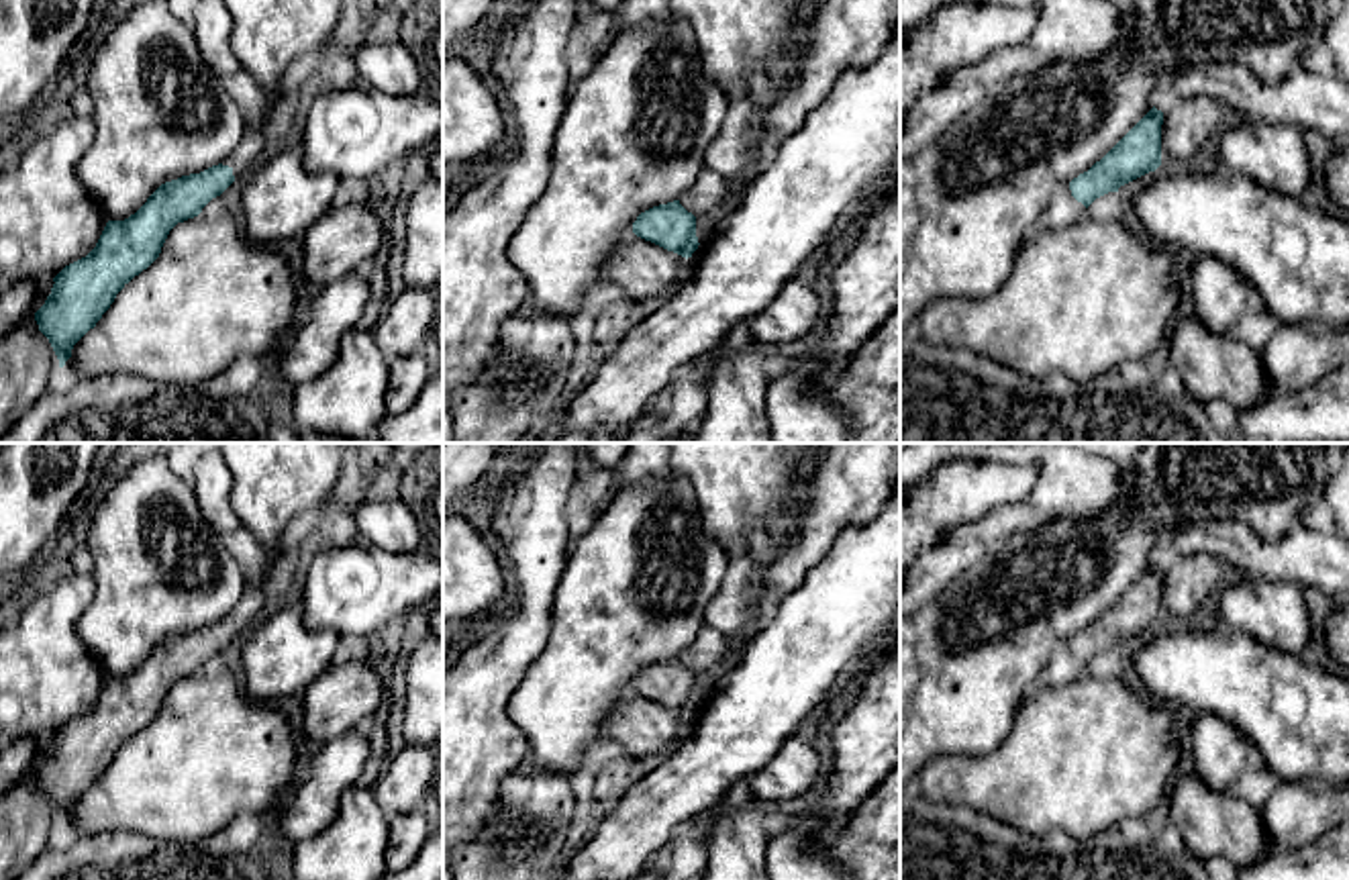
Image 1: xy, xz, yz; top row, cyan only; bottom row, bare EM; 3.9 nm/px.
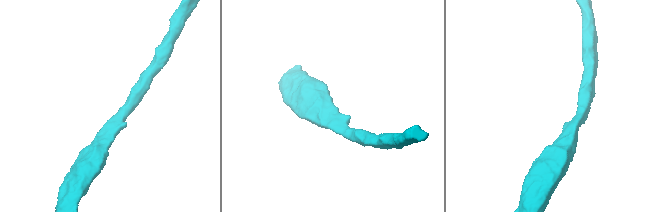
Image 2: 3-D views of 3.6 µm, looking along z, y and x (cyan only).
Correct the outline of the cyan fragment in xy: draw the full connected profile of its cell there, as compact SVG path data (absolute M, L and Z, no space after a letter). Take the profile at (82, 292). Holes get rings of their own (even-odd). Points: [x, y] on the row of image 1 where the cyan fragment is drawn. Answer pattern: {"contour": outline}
{"contour": "M259 118L245 125L245 137L231 157L200 174L161 184L135 214L108 221L96 247L53 278L51 294L35 312L35 321L49 339L59 368L116 294L159 257L169 231L198 216L212 198L255 167L261 145Z"}

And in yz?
{"contour": "M1155 106L1088 172L1069 182L1071 196L1086 208L1108 192L1161 165L1163 112Z"}

